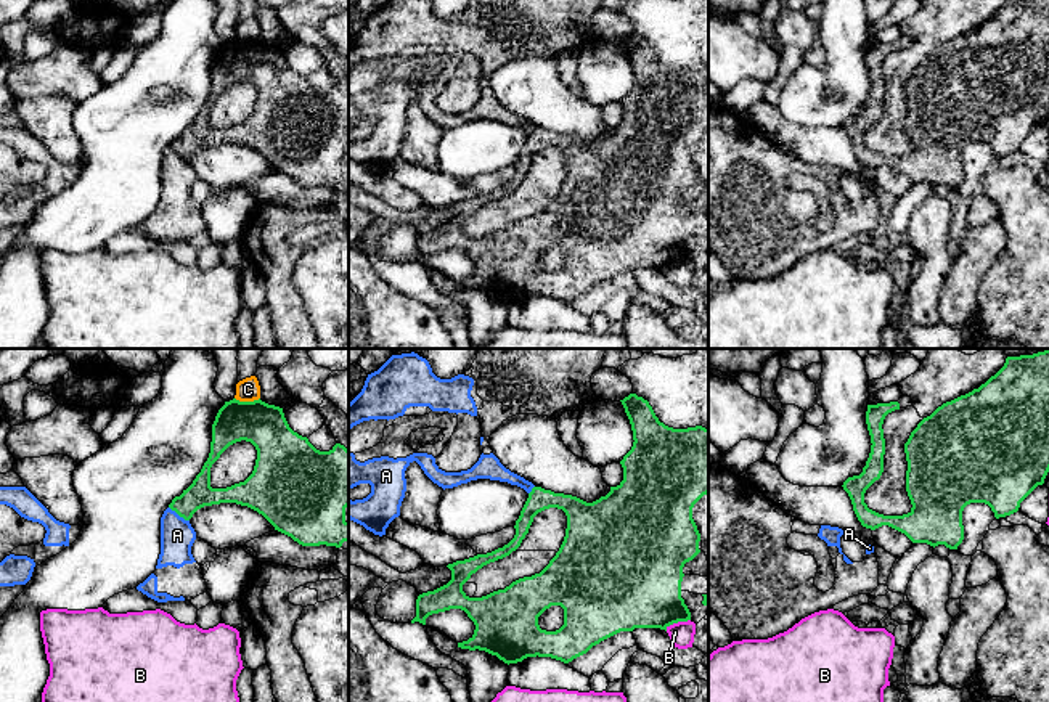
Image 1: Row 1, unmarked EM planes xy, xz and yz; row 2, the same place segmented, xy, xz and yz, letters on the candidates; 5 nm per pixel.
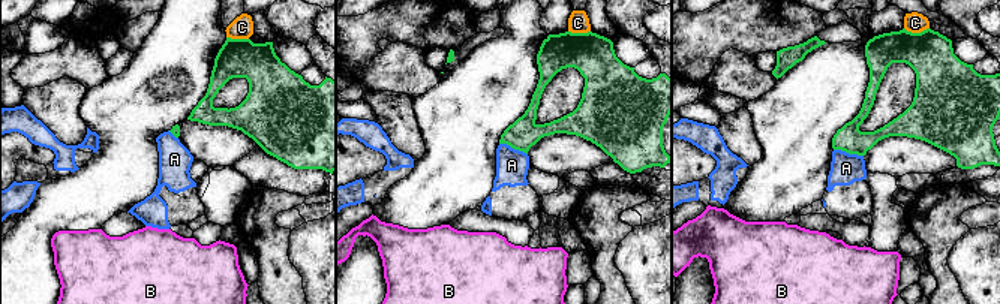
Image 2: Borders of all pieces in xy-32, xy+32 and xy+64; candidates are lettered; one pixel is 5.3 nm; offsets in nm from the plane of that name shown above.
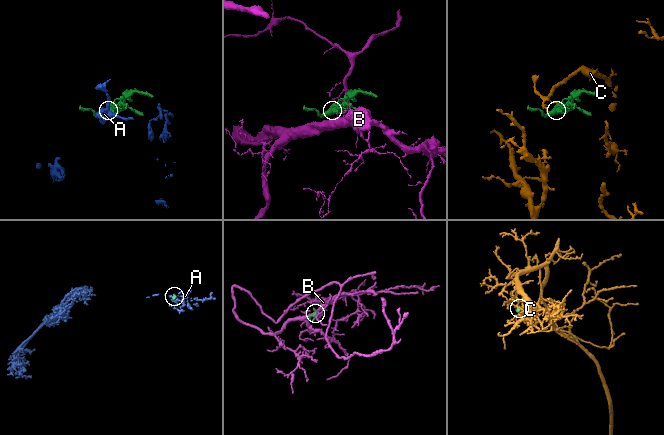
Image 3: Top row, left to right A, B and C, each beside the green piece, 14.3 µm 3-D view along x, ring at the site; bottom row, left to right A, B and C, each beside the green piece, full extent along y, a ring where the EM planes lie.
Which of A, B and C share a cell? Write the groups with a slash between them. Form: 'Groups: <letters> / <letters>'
Groups: A / B / C

